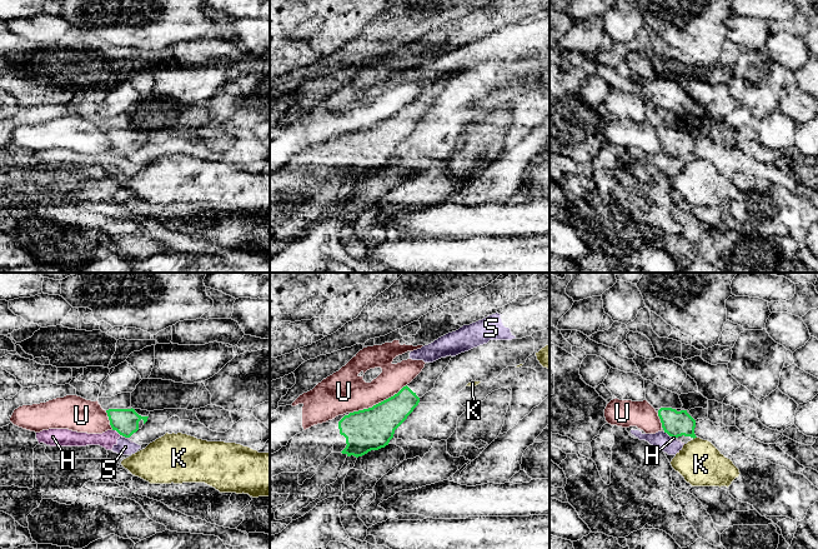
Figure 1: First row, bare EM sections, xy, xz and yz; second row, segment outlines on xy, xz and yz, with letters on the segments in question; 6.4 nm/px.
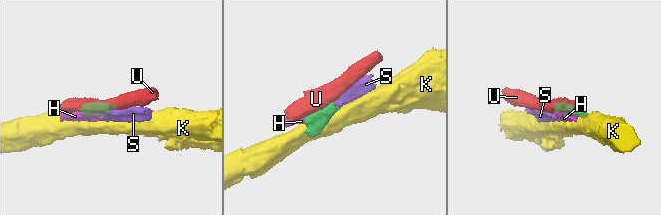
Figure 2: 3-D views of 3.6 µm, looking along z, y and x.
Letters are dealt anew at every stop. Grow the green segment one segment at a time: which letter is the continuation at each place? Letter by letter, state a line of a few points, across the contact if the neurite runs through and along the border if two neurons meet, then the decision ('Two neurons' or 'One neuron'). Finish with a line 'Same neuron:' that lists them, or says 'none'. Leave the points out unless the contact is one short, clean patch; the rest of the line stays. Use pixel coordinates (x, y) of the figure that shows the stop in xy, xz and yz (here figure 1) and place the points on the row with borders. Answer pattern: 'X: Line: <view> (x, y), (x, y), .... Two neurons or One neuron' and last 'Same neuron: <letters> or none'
H: Line: xy (113, 429), (129, 438). Two neurons
K: Line: yz (696, 437), (693, 439). Two neurons
S: Line: yz (663, 432), (670, 437). Two neurons
U: Line: xz (406, 384), (392, 395), (371, 407), (350, 413). Two neurons
Same neuron: none

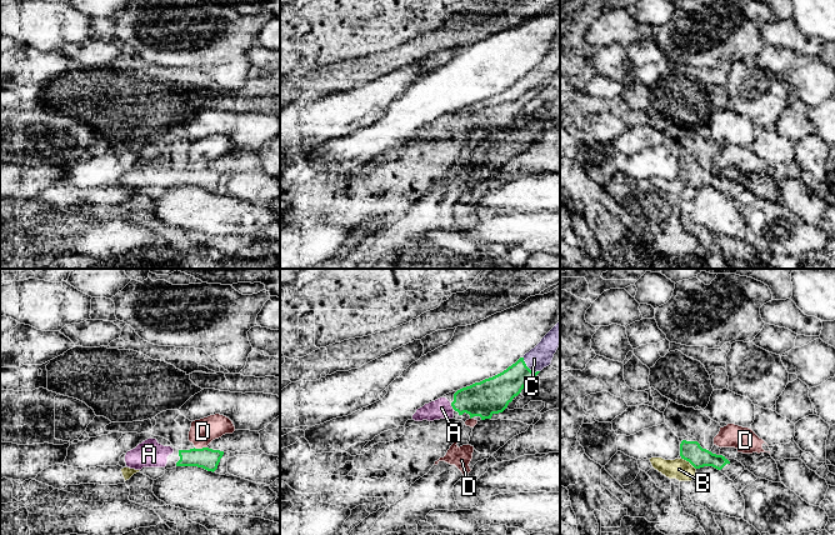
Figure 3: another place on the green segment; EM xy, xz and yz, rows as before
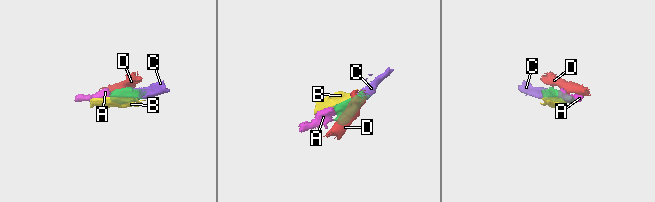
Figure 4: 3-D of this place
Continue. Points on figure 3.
A: Line: xz (489, 396), (451, 405), (441, 408). One neuron
B: Line: yz (681, 458), (695, 469). Two neurons
C: Line: xz (498, 391), (528, 368), (540, 356). One neuron
D: Two neurons
Same neuron: A, C

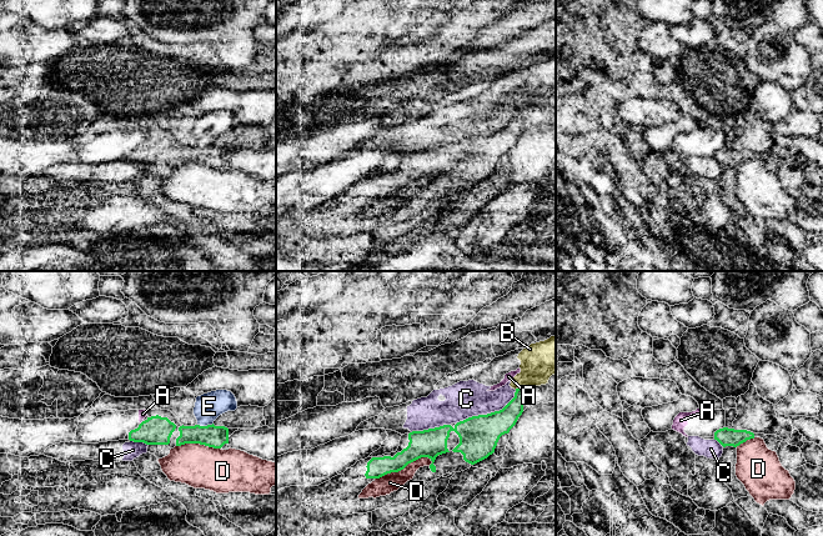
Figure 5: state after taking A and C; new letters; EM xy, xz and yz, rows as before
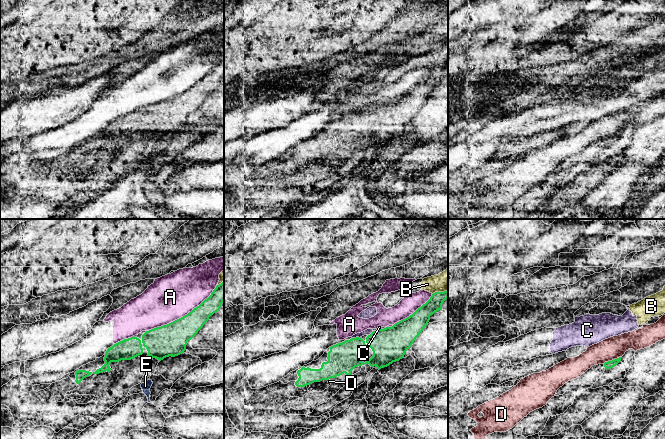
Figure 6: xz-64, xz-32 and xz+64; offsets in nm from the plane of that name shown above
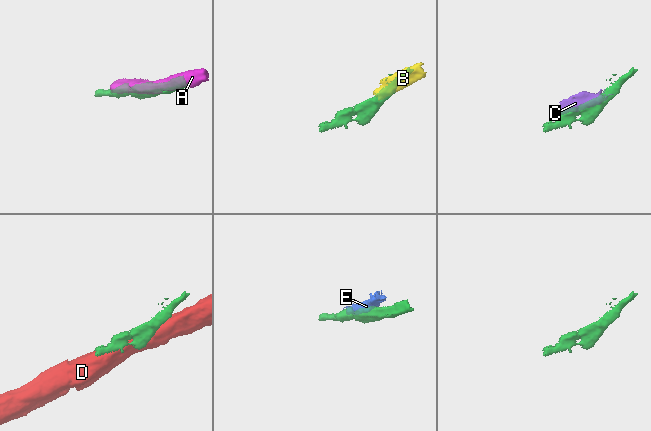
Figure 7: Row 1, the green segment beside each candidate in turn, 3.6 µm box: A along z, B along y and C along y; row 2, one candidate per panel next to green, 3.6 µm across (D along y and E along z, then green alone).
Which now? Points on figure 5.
A: Two neurons
B: Two neurons
C: Line: xz (516, 390), (515, 395), (501, 409), (472, 415), (456, 424). Two neurons
D: Line: xz (432, 461), (418, 457), (397, 471), (375, 479). Two neurons
E: Two neurons
Same neuron: none

